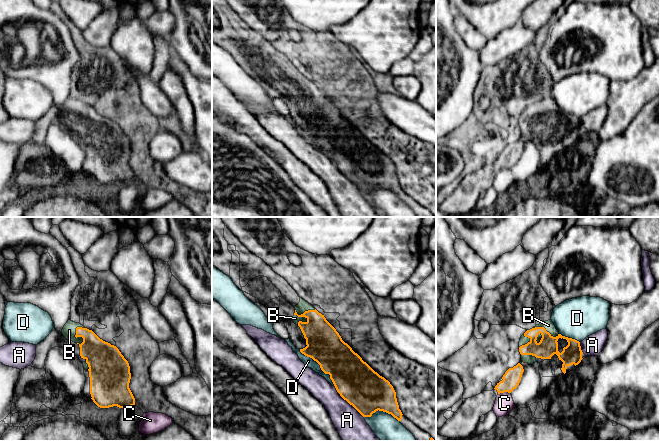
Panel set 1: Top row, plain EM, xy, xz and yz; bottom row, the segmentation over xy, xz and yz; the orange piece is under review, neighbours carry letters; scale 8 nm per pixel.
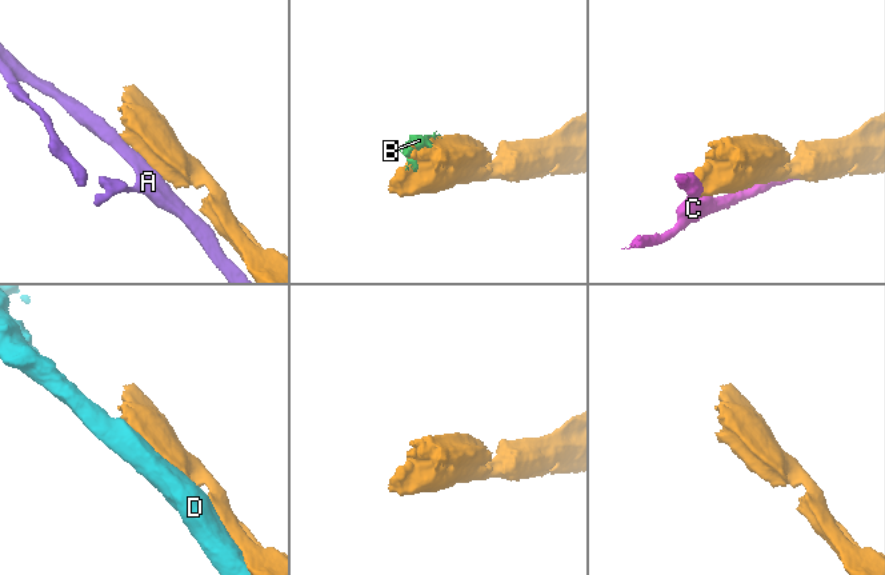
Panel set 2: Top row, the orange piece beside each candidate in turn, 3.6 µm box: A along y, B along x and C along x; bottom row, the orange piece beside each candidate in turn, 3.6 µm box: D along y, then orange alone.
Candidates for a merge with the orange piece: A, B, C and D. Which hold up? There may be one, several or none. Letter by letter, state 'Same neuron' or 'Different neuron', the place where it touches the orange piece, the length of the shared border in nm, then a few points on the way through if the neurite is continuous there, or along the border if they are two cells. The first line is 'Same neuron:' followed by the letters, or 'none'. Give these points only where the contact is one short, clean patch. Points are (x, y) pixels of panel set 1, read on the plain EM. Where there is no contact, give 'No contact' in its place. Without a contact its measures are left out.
Same neuron: B
A: Different neuron. Touches orange at xz (348, 178). Shared border 340 nm
B: Same neuron. Touches orange at xz (301, 92). Shared border 200 nm
C: Different neuron. Touches orange at yz (504, 167). Shared border 110 nm
D: Different neuron. Touches orange at xz (320, 142). Shared border 420 nm

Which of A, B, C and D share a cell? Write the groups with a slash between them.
A / B / C / D

